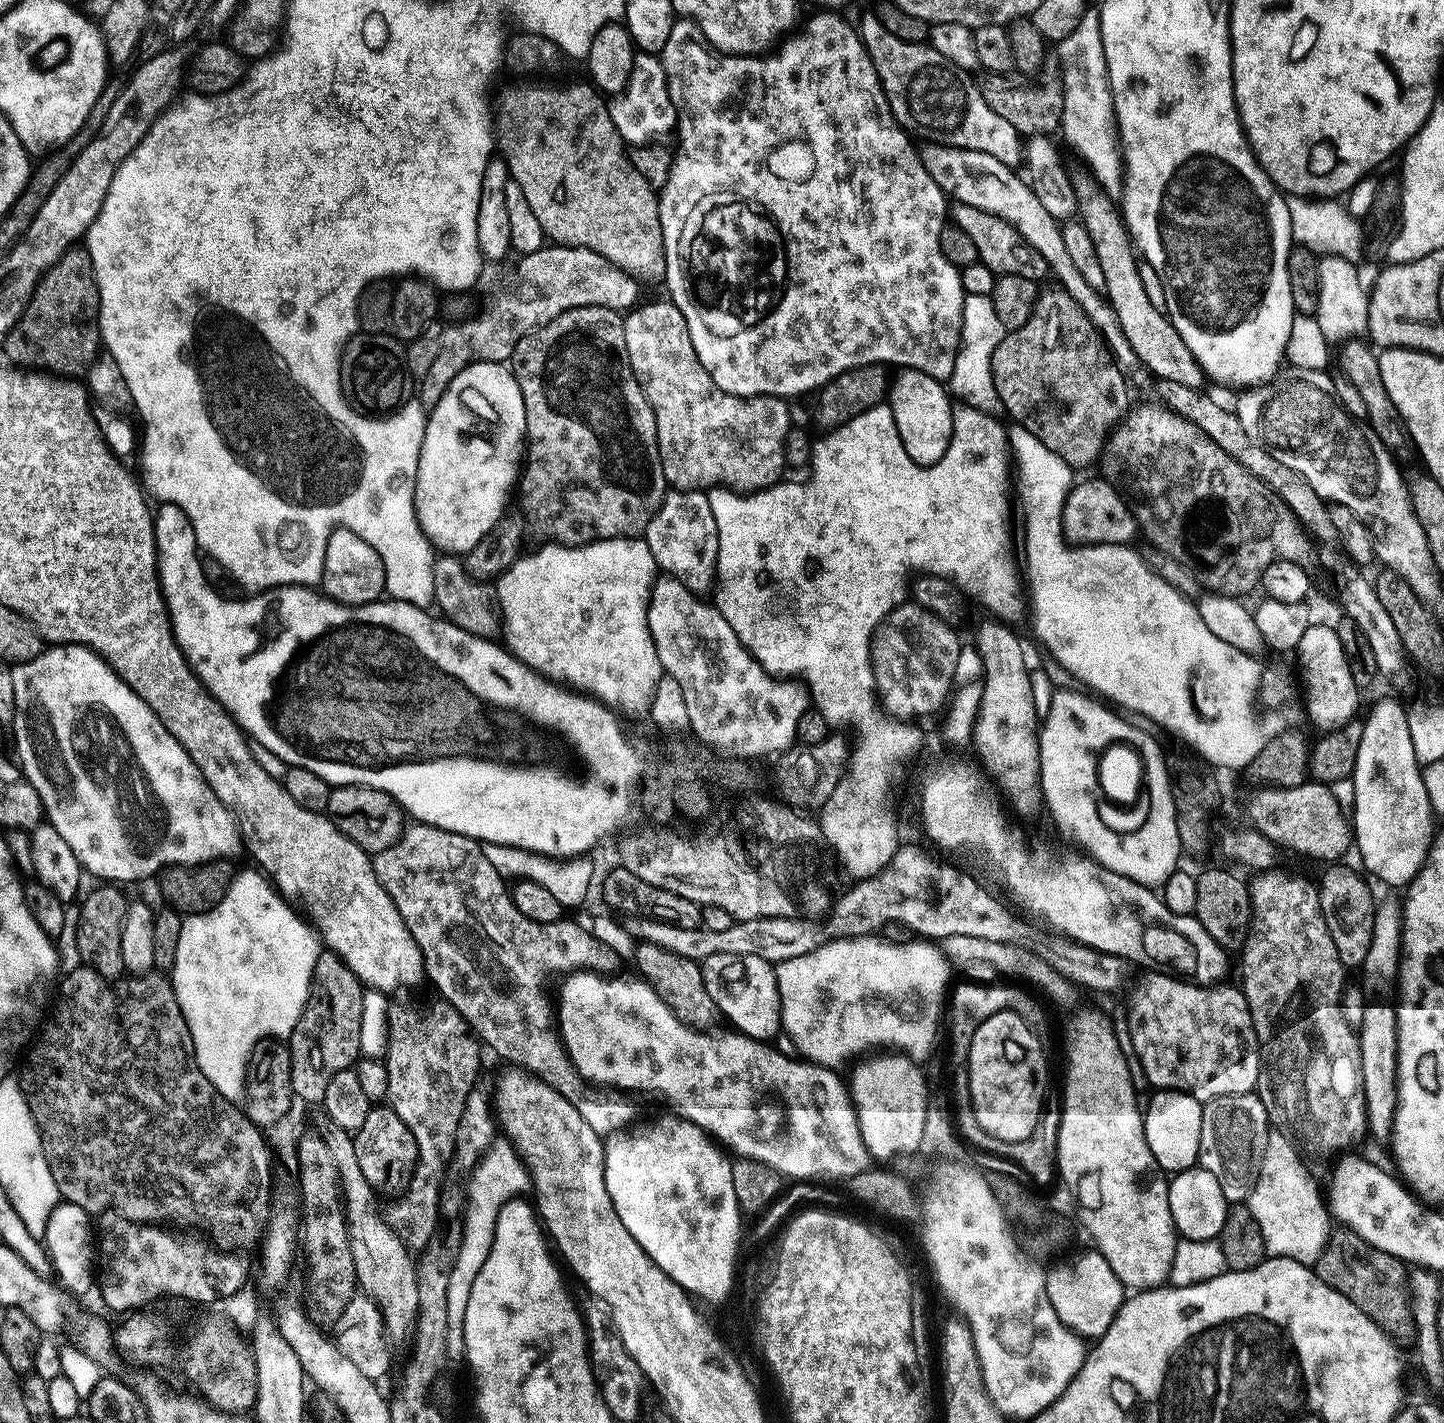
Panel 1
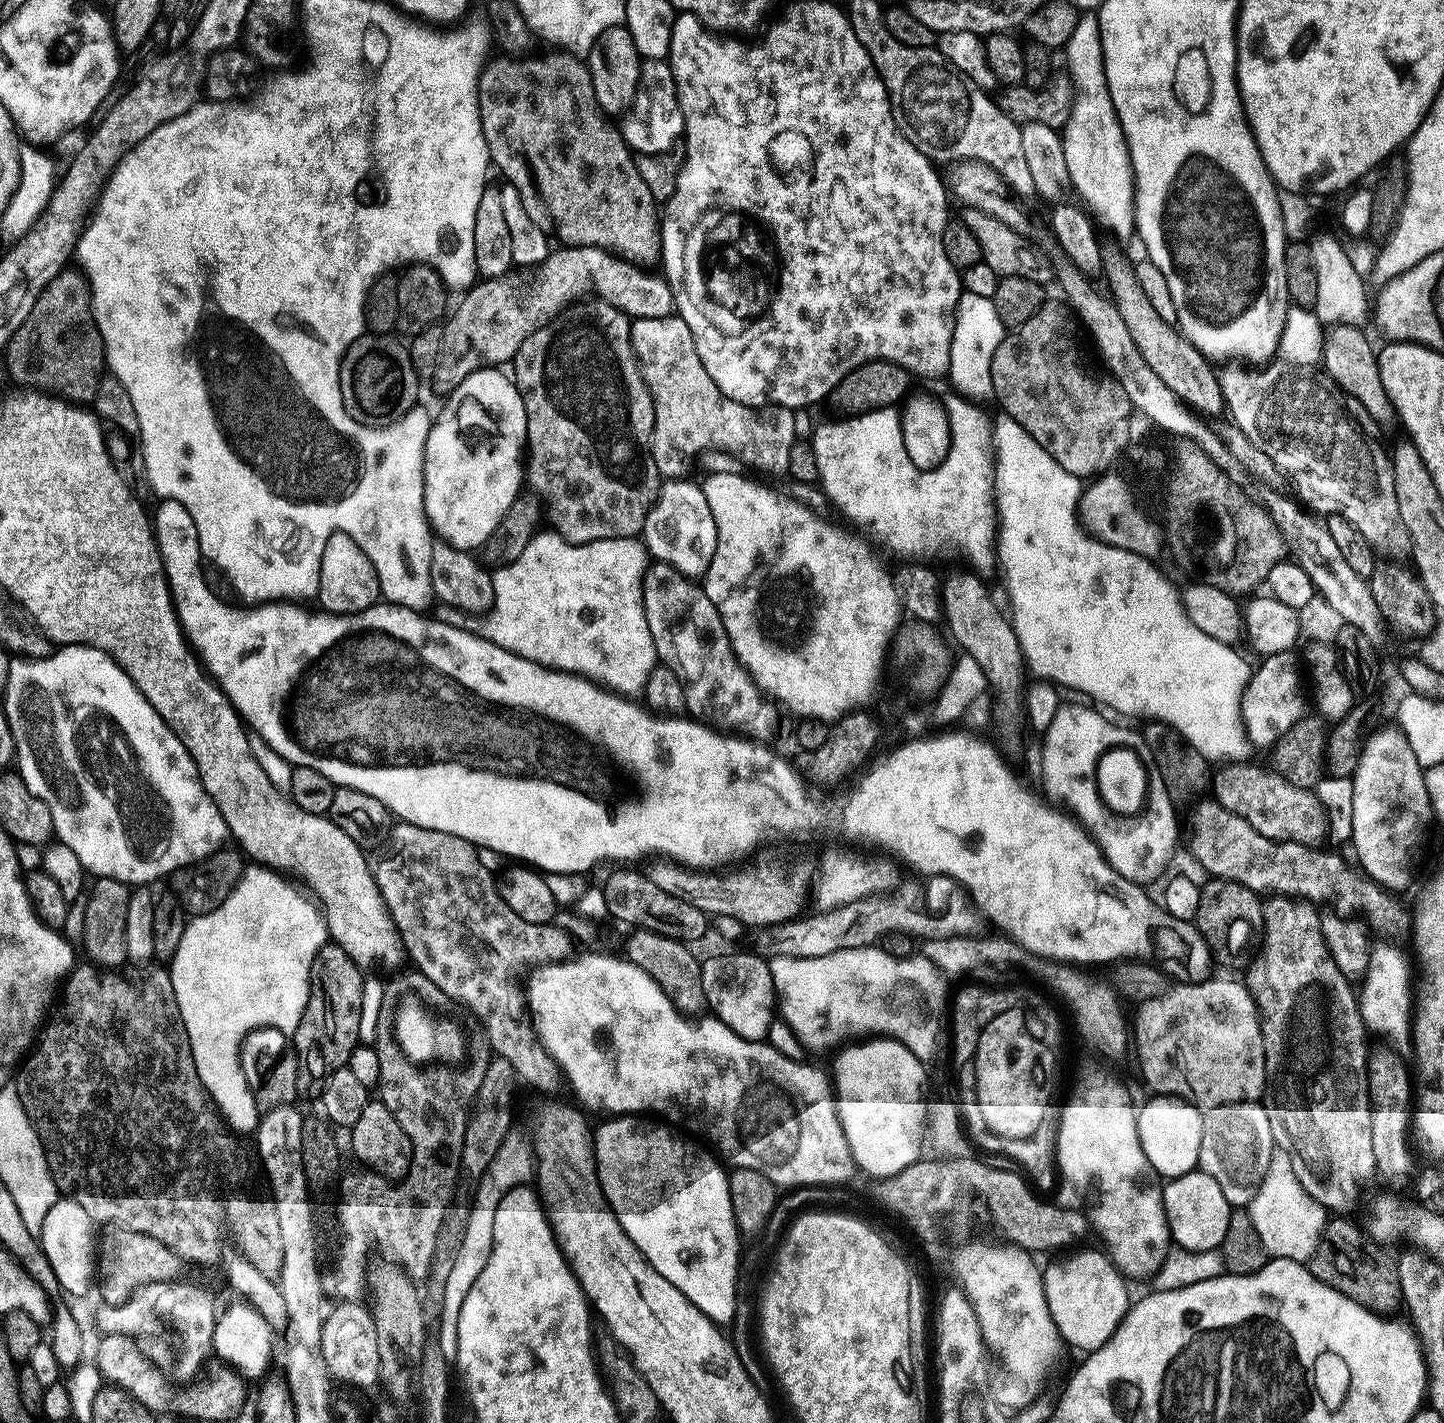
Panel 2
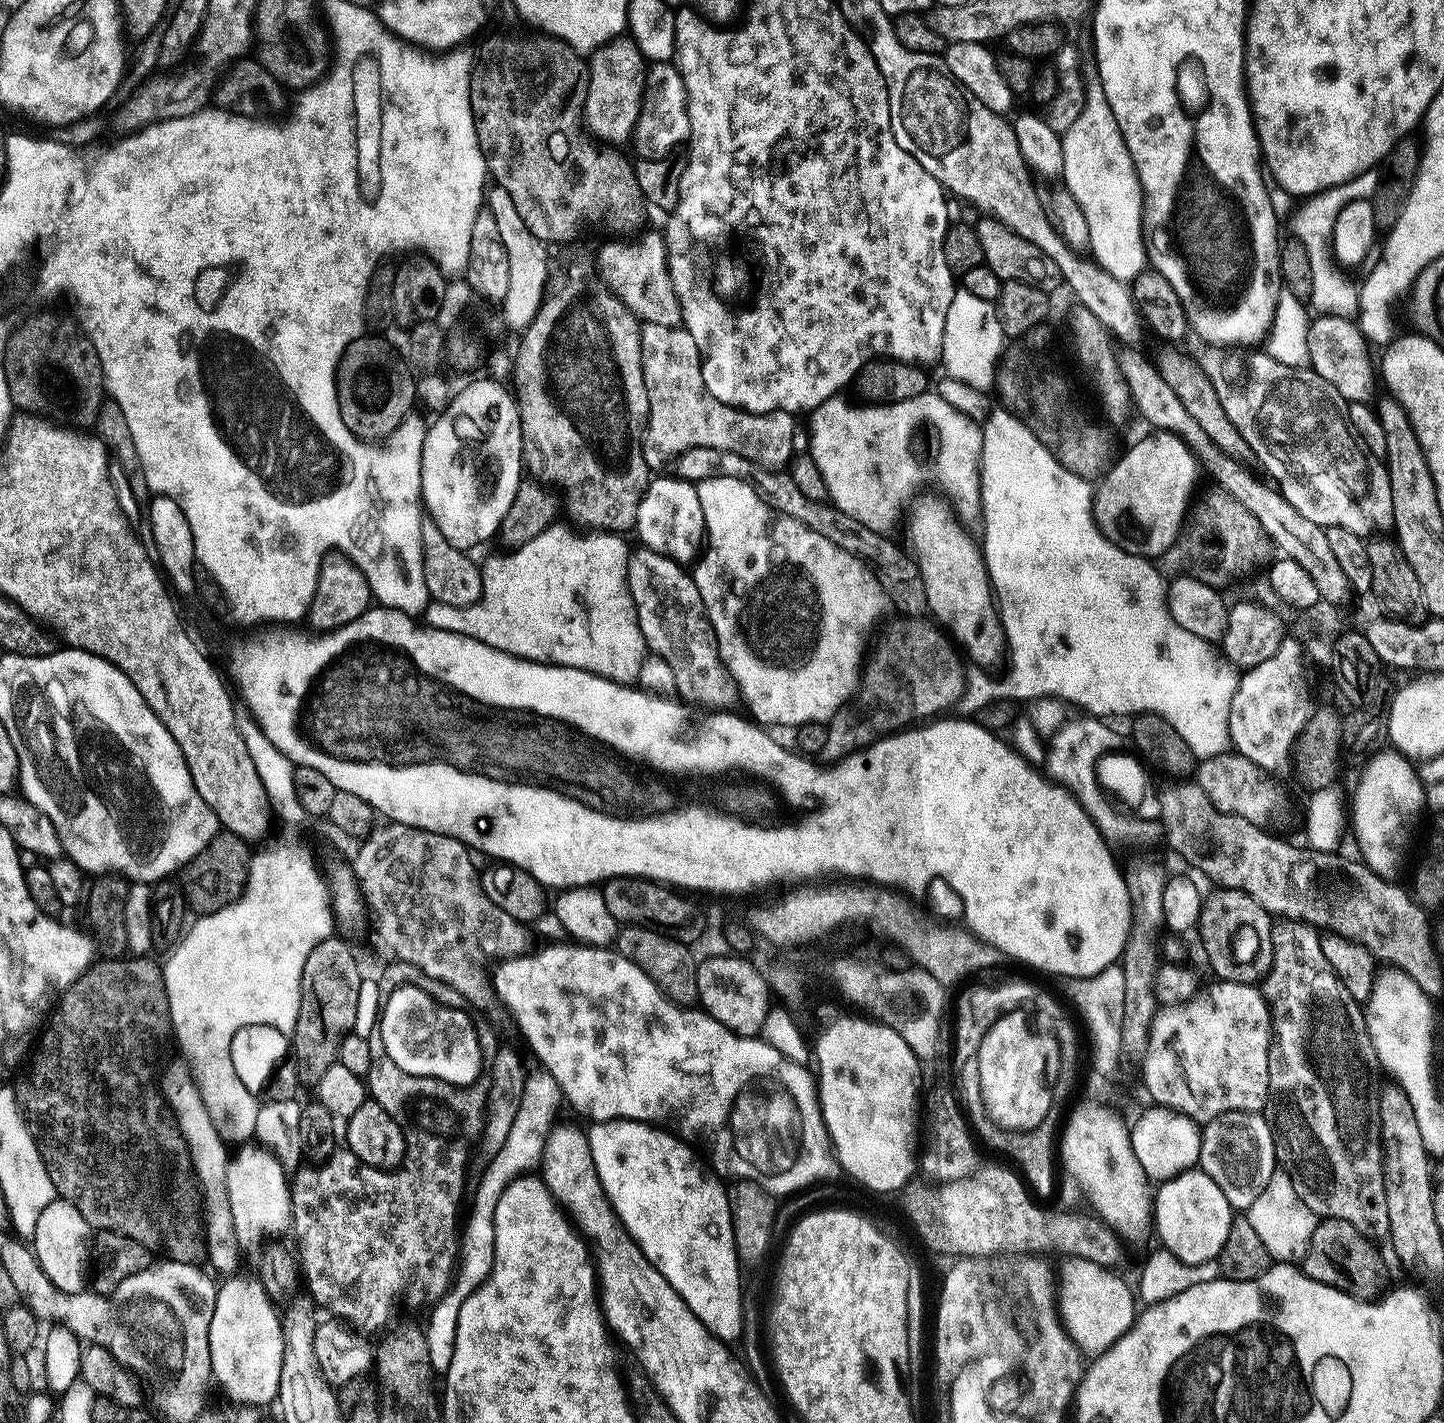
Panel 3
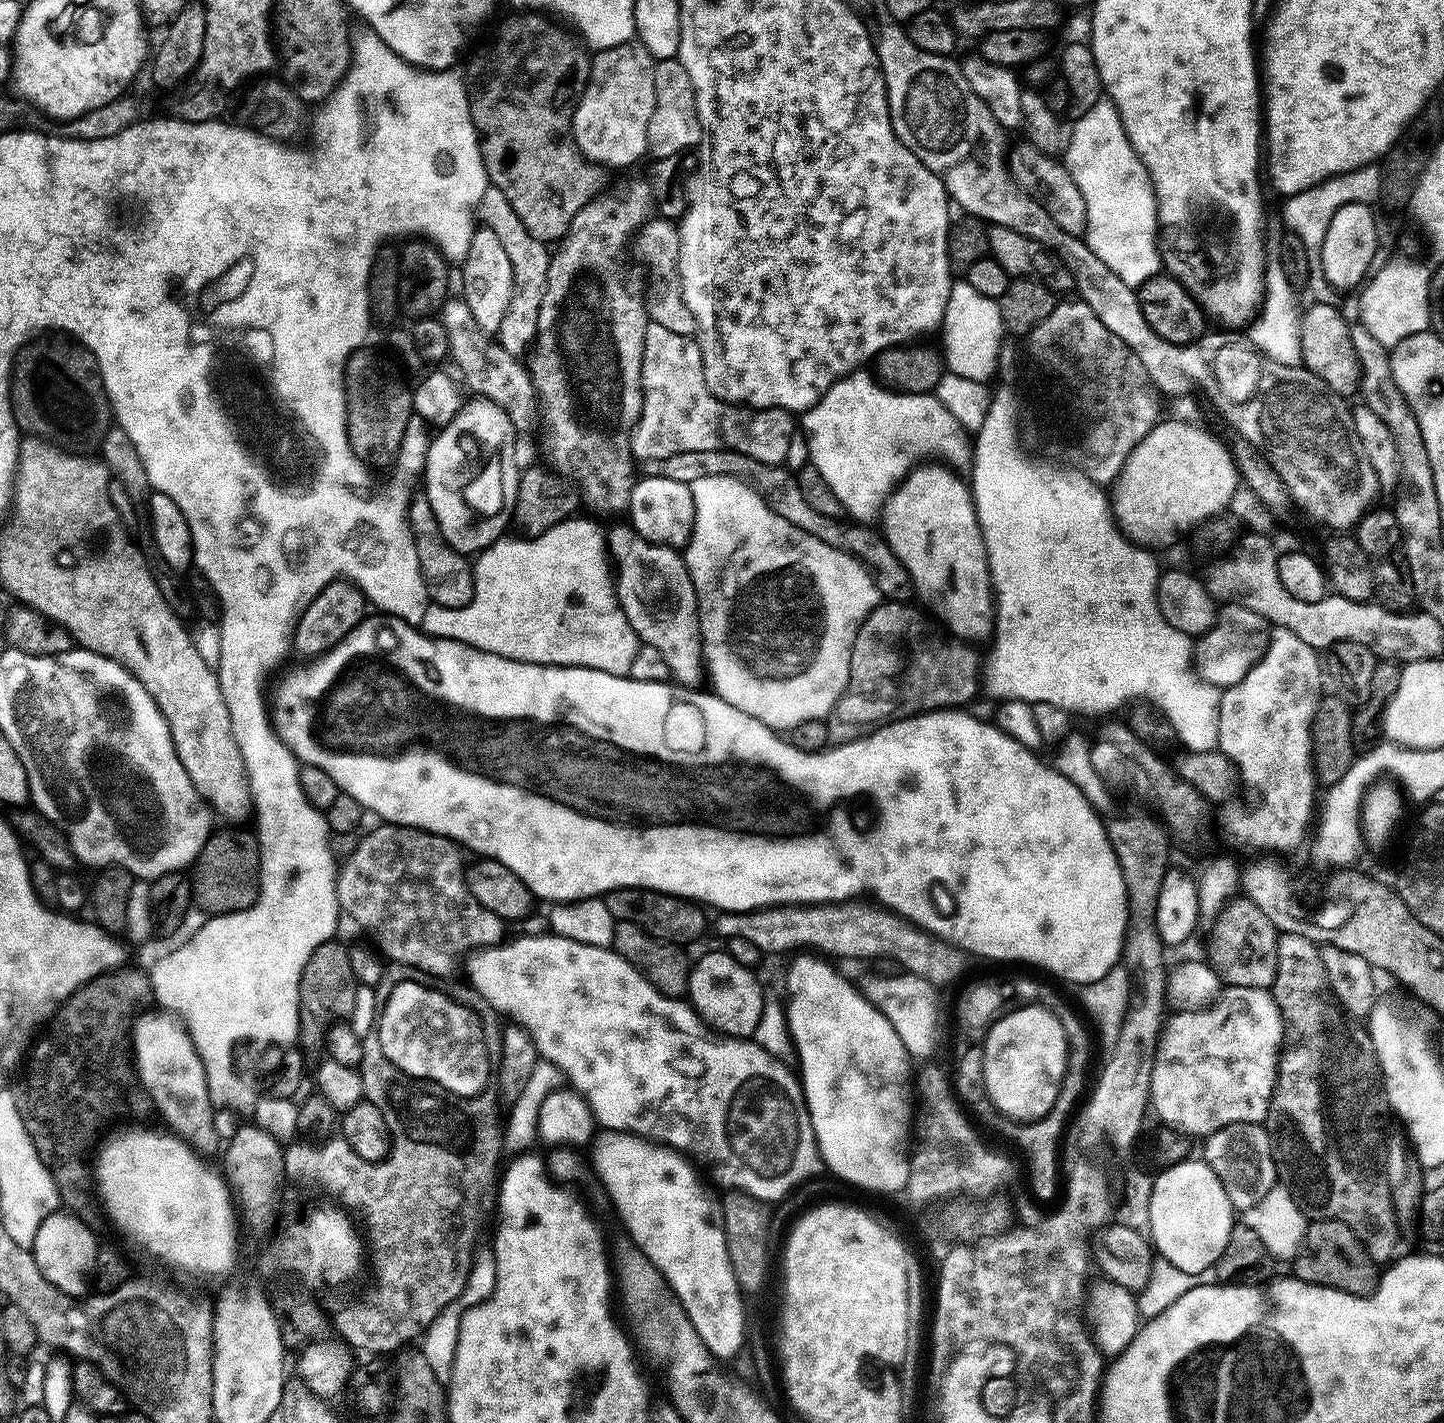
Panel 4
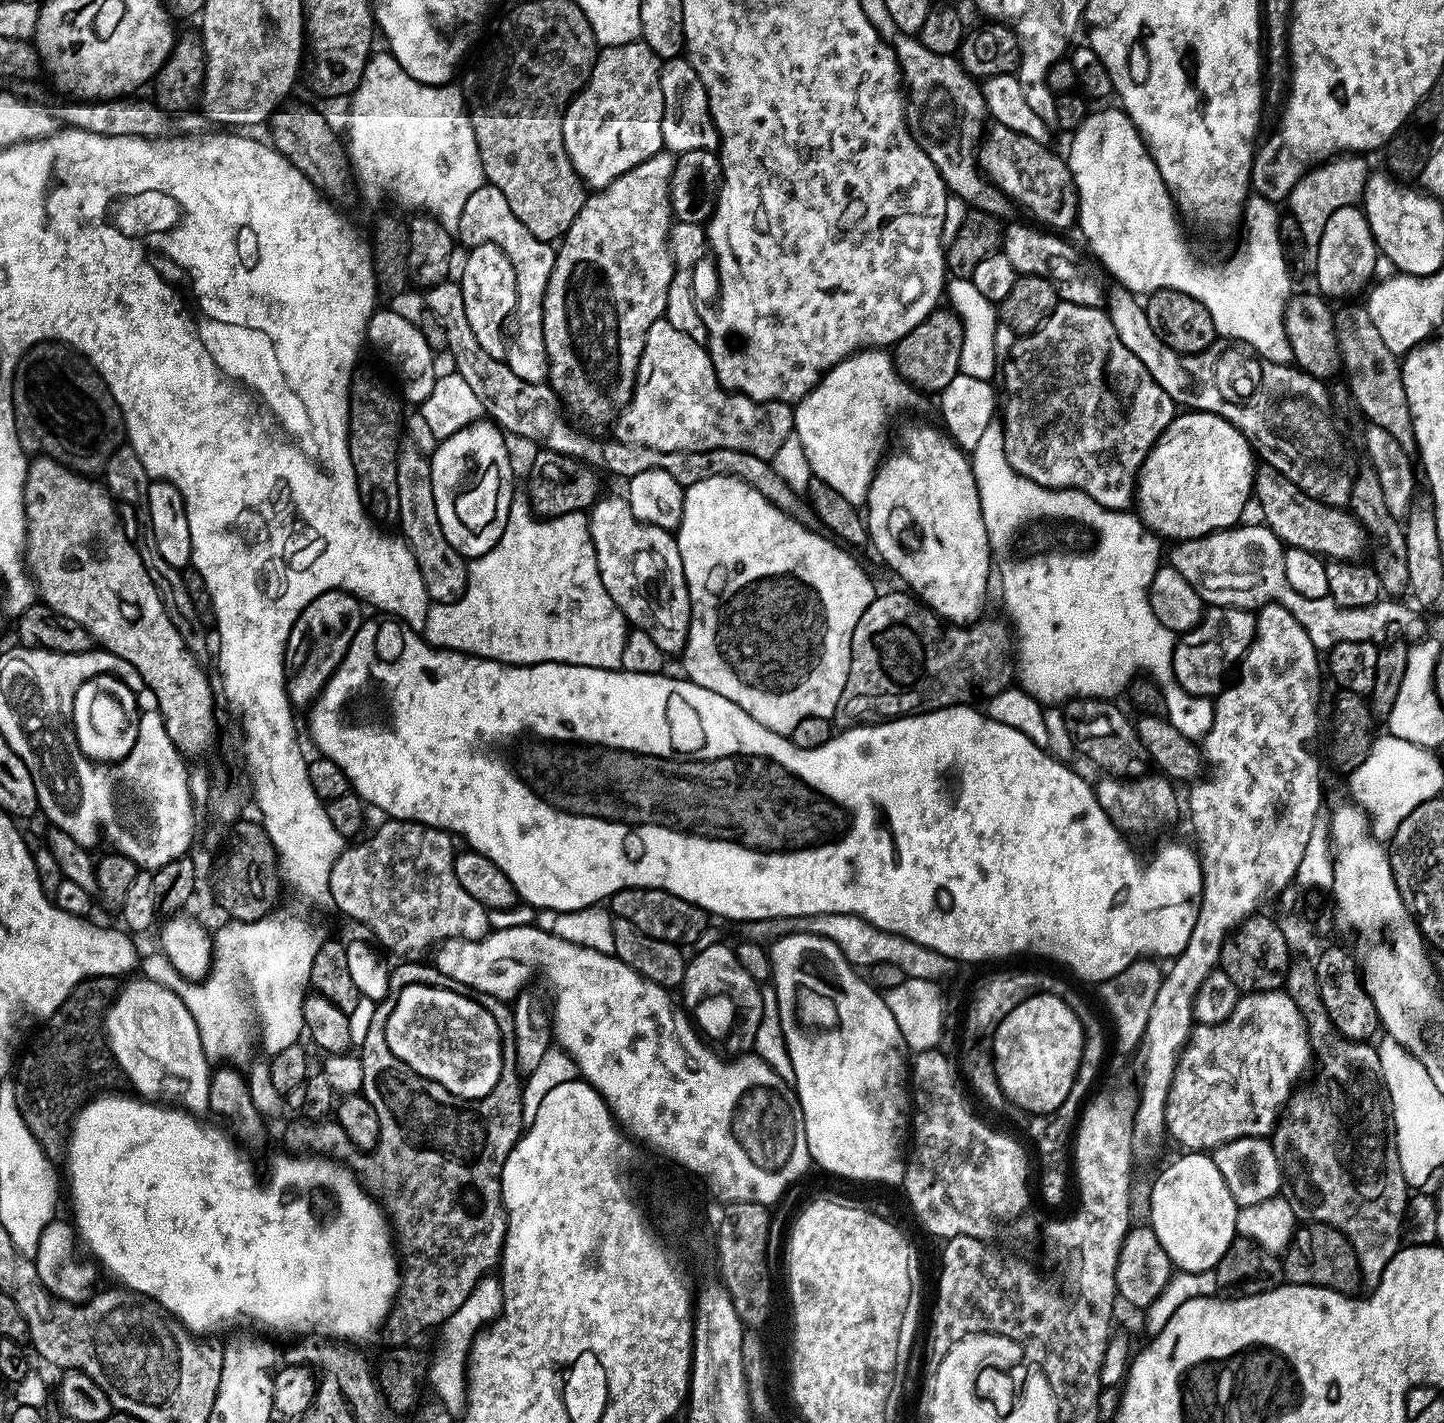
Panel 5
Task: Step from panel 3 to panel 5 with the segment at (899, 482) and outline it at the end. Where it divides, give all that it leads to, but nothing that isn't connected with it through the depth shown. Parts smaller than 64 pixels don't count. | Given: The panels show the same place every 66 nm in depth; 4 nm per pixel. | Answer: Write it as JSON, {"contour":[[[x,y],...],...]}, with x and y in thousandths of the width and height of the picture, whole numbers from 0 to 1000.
{"contour":[[[600,245],[580,254],[555,281],[551,282],[548,287],[550,305],[554,309],[557,320],[562,328],[562,334],[569,336],[569,339],[575,339],[575,342],[578,342],[586,353],[598,355],[613,317],[612,303],[615,301],[615,289],[617,287],[634,287],[637,280],[638,276],[622,263],[617,247]]]}

